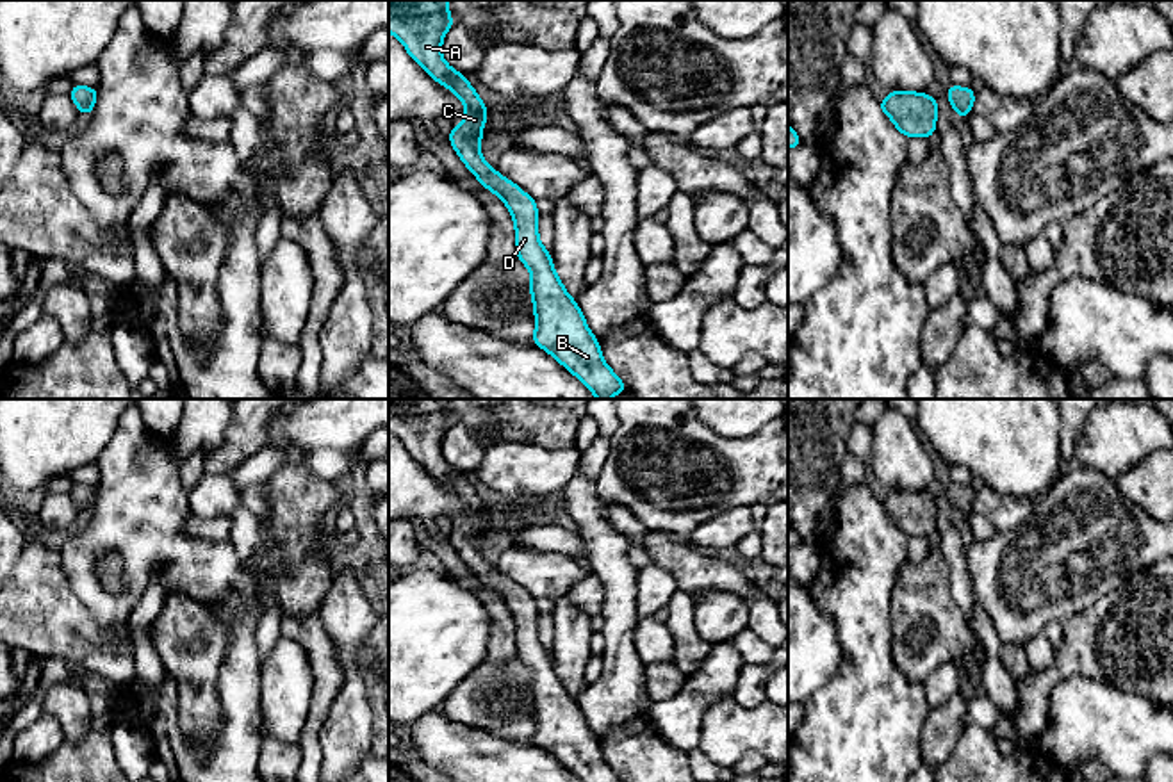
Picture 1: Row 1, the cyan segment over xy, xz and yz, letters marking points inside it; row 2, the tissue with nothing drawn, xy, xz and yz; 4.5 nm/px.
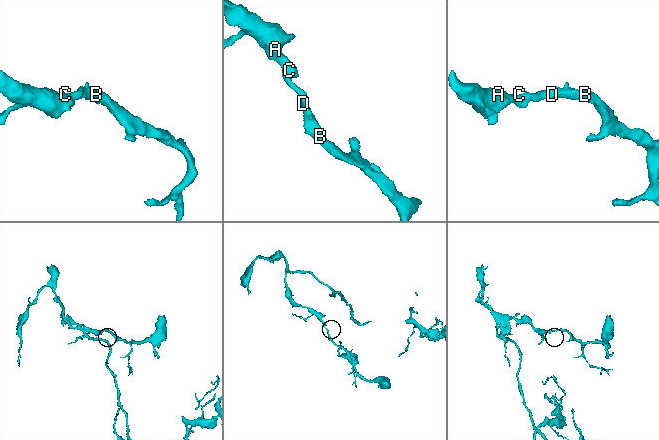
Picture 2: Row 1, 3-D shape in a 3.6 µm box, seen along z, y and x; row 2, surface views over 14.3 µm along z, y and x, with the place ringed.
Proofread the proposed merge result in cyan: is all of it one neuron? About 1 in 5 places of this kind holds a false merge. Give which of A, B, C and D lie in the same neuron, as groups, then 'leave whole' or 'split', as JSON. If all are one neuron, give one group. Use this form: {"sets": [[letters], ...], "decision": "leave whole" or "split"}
{"sets": [["A", "B", "C", "D"]], "decision": "leave whole"}

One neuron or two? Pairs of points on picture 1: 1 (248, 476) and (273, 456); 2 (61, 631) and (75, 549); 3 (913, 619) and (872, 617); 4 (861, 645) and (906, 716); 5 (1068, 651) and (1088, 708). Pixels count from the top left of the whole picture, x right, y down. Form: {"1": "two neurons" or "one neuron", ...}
{"1": "one neuron", "2": "two neurons", "3": "two neurons", "4": "one neuron", "5": "two neurons"}

